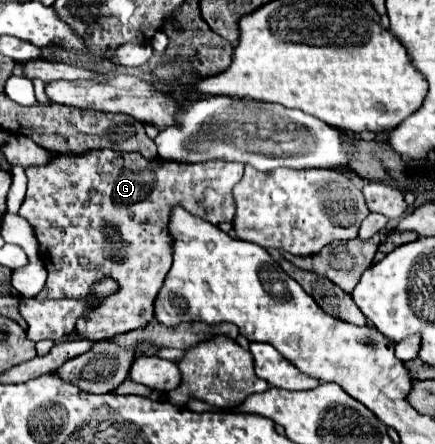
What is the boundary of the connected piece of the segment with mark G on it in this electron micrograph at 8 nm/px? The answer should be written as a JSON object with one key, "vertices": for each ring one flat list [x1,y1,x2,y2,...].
{"vertices":[[101,149,101,151,89,151,85,155,59,155,57,159,53,159,51,163,47,165,41,165,41,167,29,167,27,169,27,177,29,177,29,189,27,189,27,195,25,195,25,201,19,209,19,215,23,219,27,219,35,231,35,237,39,241,39,255,45,263,45,269,49,273,47,277,47,283,43,287,43,291,37,295,37,299,87,299,87,301,95,301,93,299,93,285,101,279,107,279,111,277,113,281,117,281,119,289,115,293,111,293,109,297,105,297,105,301,101,303,93,303,87,313,83,317,77,319,77,325,75,325,75,331,81,339,87,339,87,341,99,341,99,339,109,339,109,337,115,337,115,335,121,335,121,333,127,333,127,331,135,331,135,329,143,329,155,315,153,311,153,301,163,285,163,279,171,267,171,261,173,261,173,241,171,241,171,235,169,235,169,217,171,217,171,209,173,207,185,207,189,213,193,215,199,215,203,217,205,221,213,223,213,225,219,225,221,221,227,221,231,223,233,217,235,217,235,201,233,201,233,187,241,181,243,177,243,165,241,163,229,163,229,161,201,161,201,163,179,163,179,161,165,161,165,159,145,159,141,157,141,153,117,153,117,151,111,151,111,149]]}

